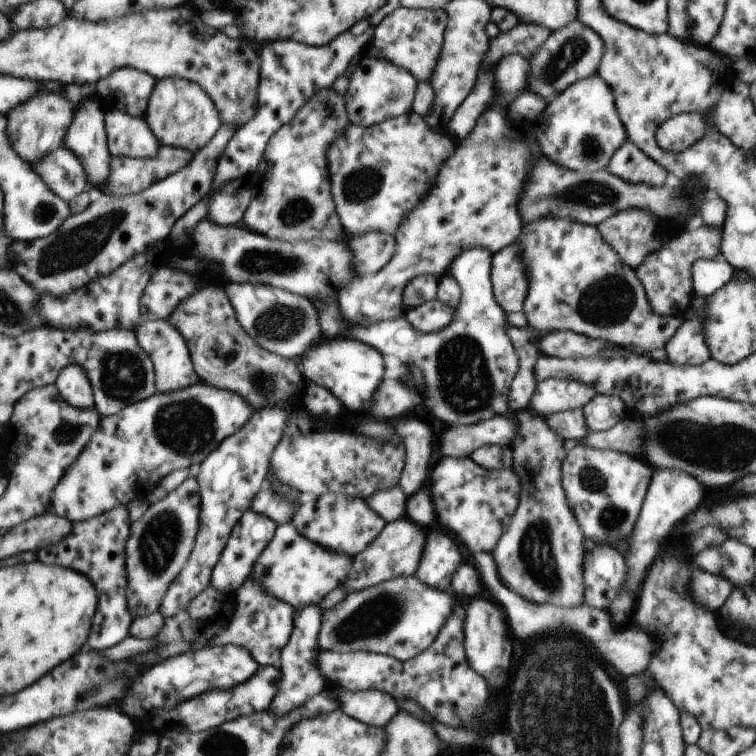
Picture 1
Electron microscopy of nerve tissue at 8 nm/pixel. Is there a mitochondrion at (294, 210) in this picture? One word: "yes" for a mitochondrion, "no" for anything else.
yes

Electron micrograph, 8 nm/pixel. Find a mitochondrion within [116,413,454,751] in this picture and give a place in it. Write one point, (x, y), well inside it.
(371, 618)

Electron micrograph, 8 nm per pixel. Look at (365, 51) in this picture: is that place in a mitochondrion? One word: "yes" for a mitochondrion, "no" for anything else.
no

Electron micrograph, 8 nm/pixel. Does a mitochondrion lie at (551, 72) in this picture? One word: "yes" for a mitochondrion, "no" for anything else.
yes

